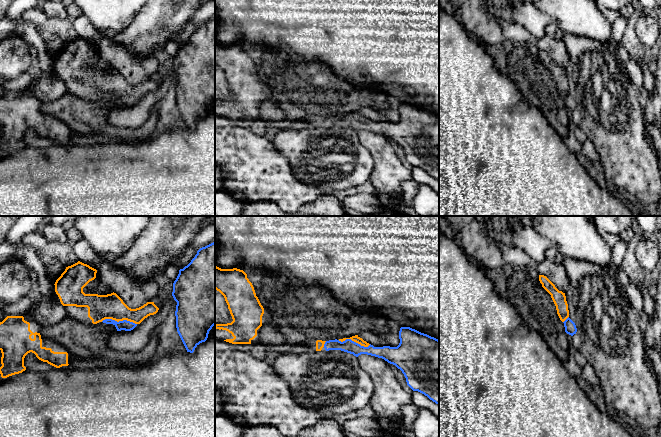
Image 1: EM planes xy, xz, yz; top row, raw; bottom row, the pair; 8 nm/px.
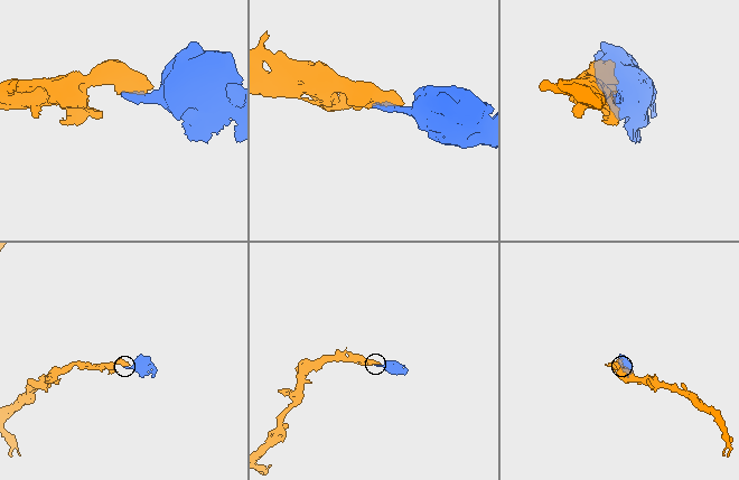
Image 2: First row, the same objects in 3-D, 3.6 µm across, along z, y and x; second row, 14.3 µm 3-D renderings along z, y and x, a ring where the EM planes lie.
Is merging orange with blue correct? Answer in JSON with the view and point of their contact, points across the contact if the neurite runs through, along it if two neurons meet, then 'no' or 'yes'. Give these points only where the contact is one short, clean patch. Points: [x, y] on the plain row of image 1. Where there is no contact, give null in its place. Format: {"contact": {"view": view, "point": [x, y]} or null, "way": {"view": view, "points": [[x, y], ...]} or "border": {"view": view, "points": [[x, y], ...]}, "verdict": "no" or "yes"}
{"contact": {"view": "xy", "point": [119, 96]}, "way": {"view": "xy", "points": [[100, 83], [107, 84], [119, 96], [125, 101]]}, "verdict": "yes"}

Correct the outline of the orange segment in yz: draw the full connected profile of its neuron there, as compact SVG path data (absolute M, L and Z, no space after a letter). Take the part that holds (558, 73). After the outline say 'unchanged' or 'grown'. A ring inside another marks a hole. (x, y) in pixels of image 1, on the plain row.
M539 51L539 57L542 63L551 71L556 82L557 90L564 99L565 108L571 112L576 110L577 104L575 99L569 94L568 80L565 69L559 67L555 61L544 51Z; grown

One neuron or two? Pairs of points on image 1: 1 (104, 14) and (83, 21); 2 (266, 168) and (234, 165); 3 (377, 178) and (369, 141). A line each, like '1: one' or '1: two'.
1: two
2: one
3: one

